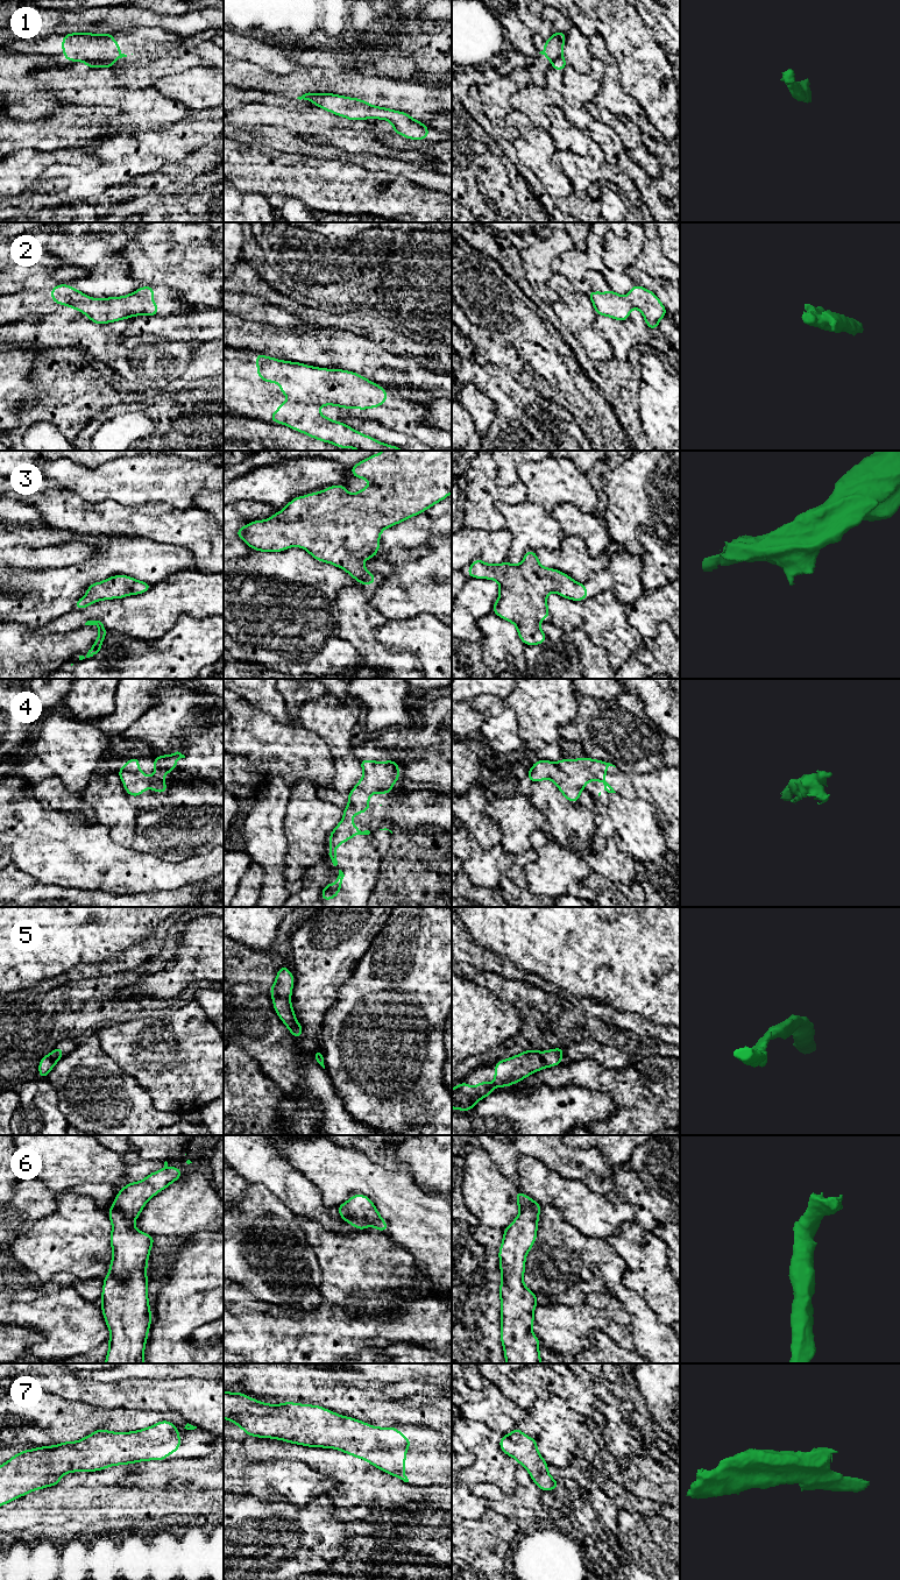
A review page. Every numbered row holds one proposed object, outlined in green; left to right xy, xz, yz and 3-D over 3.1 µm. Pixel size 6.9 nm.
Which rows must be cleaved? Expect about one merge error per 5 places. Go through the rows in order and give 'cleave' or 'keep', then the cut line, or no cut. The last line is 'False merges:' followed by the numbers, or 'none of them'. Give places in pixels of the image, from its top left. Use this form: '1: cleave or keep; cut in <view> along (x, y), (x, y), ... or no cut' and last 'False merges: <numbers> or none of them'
1: cleave; cut in xy along (114, 58), (84, 61)
2: keep; no cut
3: keep; no cut
4: keep; no cut
5: keep; no cut
6: keep; no cut
7: keep; no cut
False merges: 1

